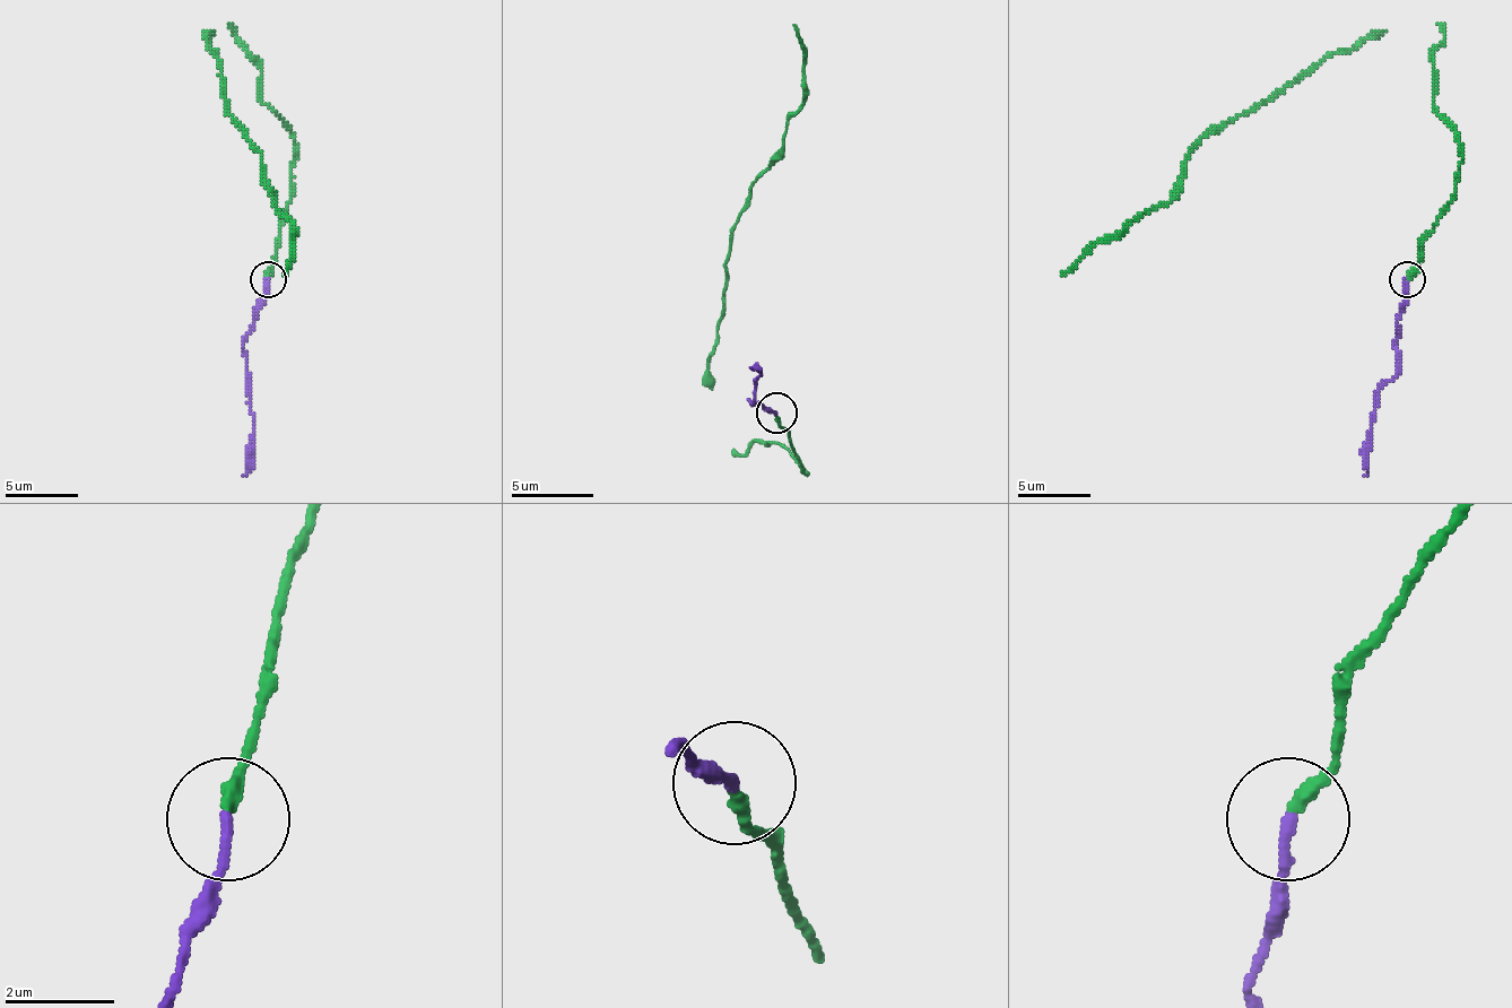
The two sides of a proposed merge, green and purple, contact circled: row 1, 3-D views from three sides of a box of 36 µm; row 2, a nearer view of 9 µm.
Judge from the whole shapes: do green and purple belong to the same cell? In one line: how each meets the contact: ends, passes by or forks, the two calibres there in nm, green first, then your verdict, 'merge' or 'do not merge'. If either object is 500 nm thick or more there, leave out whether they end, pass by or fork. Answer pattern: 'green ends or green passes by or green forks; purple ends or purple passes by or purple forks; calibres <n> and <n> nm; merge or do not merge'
green ends; purple ends; calibres 240 and 190 nm; do not merge

